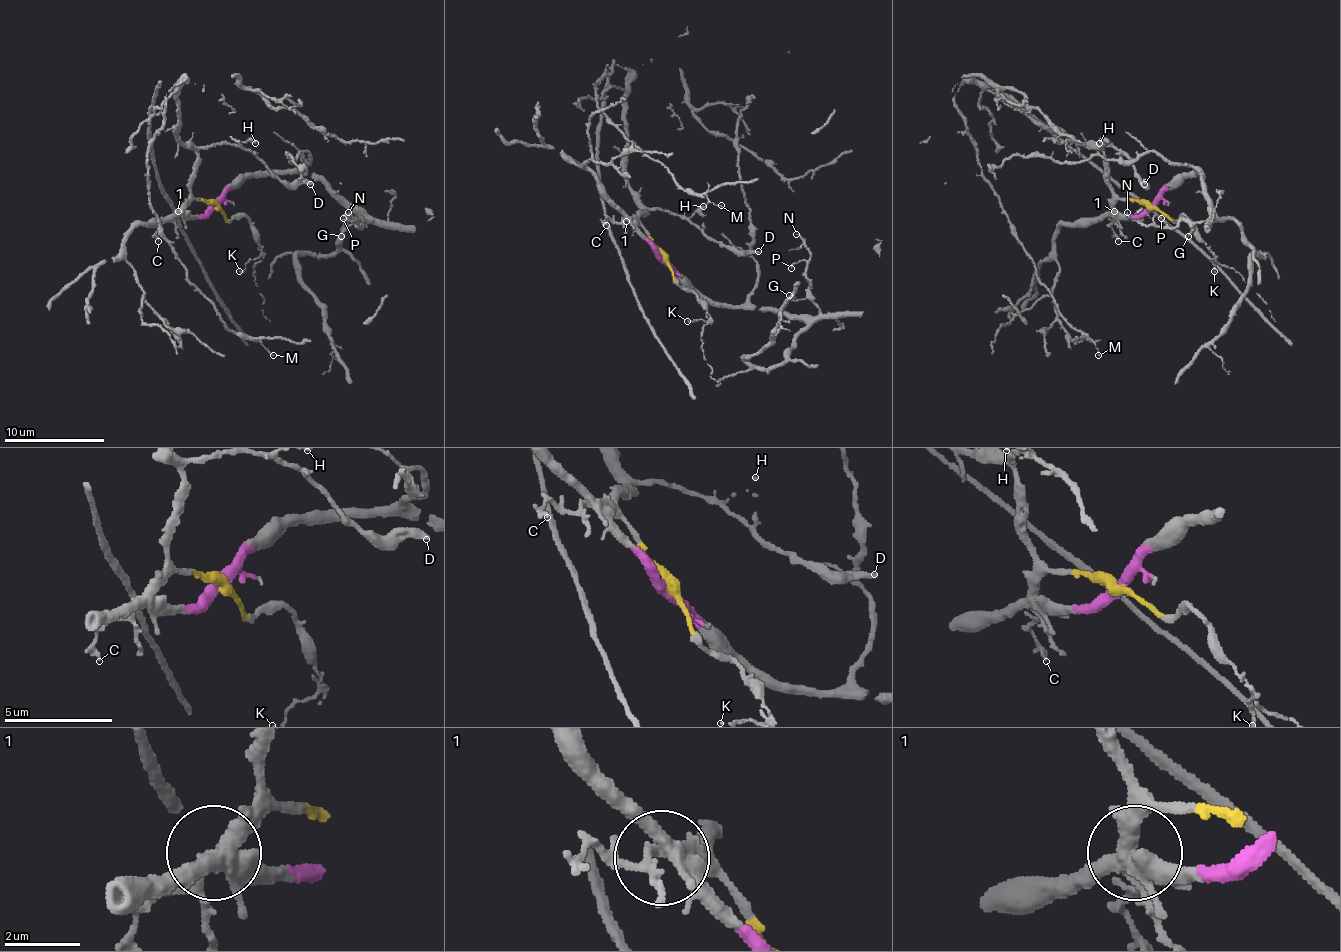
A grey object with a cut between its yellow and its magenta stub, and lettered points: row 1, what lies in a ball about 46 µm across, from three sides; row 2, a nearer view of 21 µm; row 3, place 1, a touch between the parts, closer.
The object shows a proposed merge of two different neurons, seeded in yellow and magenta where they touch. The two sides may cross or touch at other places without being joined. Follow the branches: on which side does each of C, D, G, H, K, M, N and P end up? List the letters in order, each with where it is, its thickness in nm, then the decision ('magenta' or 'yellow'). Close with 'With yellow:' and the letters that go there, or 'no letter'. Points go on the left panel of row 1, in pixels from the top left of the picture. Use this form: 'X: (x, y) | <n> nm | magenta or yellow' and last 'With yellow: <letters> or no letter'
C: (158, 241) | 200 nm | yellow
D: (310, 184) | 320 nm | yellow
G: (341, 236) | 200 nm | magenta
H: (255, 143) | 360 nm | yellow
K: (239, 271) | 100 nm | yellow
M: (273, 355) | 110 nm | yellow
N: (348, 212) | 130 nm | magenta
P: (343, 218) | 140 nm | magenta
With yellow: C, D, H, K, M

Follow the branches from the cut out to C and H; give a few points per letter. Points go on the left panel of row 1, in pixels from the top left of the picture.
C: (216, 206), (193, 198), (160, 226), (155, 234), (158, 241)
H: (216, 206), (198, 201), (190, 191), (198, 151), (218, 143), (256, 143)

